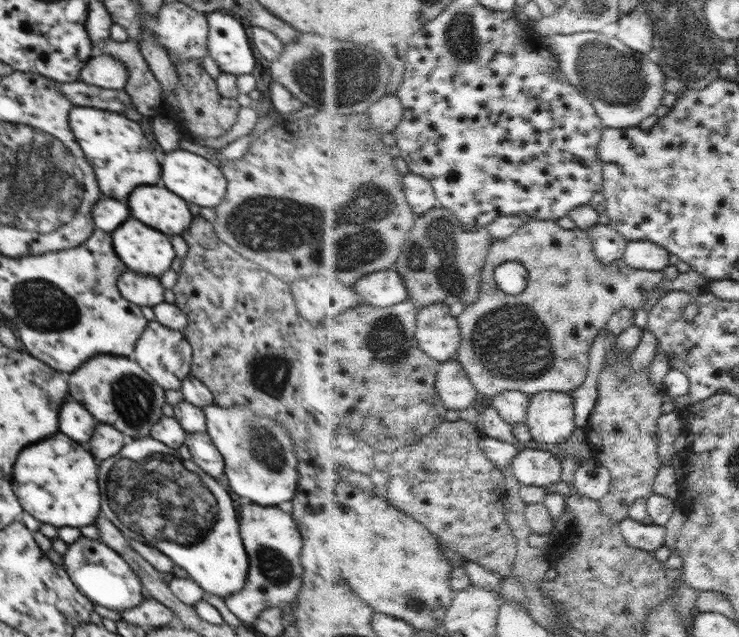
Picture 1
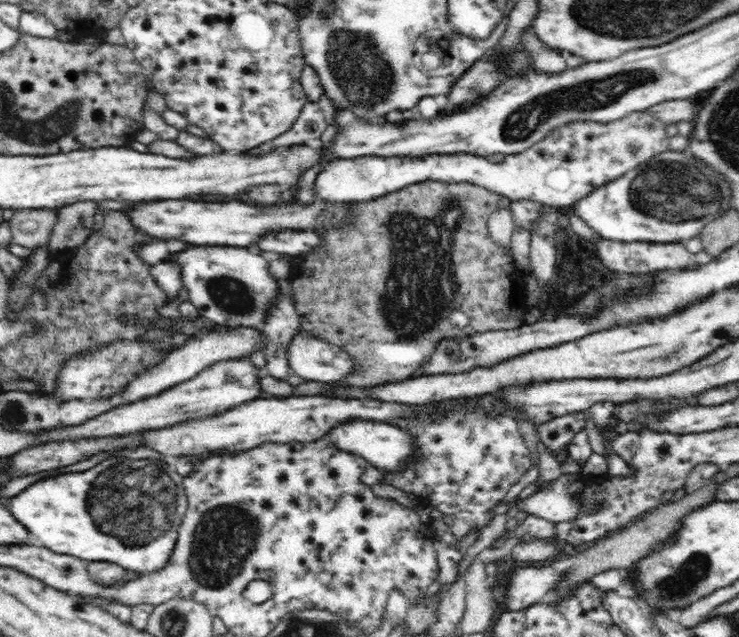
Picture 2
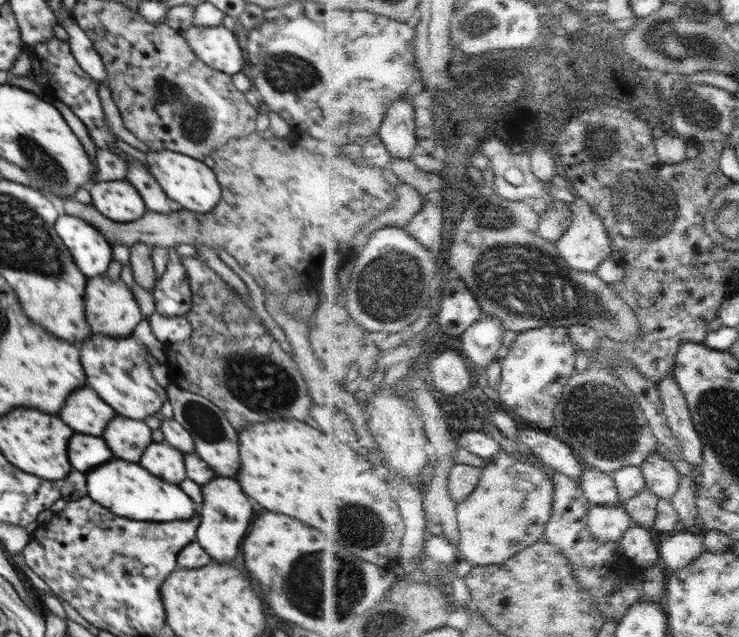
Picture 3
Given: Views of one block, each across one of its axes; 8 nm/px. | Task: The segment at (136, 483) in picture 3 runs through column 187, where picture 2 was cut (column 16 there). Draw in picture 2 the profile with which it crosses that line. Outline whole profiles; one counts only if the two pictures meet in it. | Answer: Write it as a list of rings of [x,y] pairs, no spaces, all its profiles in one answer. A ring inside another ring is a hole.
[[[110,455],[86,471],[64,473],[63,475],[54,475],[53,477],[40,479],[38,482],[34,481],[32,486],[27,486],[26,490],[22,490],[22,492],[16,494],[14,498],[10,498],[10,514],[12,514],[20,524],[24,524],[46,548],[50,548],[50,550],[54,550],[54,552],[58,552],[58,554],[70,554],[70,556],[76,556],[76,558],[82,558],[82,560],[90,560],[90,562],[96,560],[96,562],[116,563],[126,570],[137,572],[139,575],[159,571],[163,566],[166,566],[170,554],[173,553],[173,548],[177,541],[177,530],[186,511],[187,498],[183,487],[182,476],[174,471],[170,460],[154,459],[151,461],[132,463],[130,458],[122,455]],[[92,504],[98,504],[98,524],[96,524],[96,520],[94,520],[92,512],[90,512]]]

